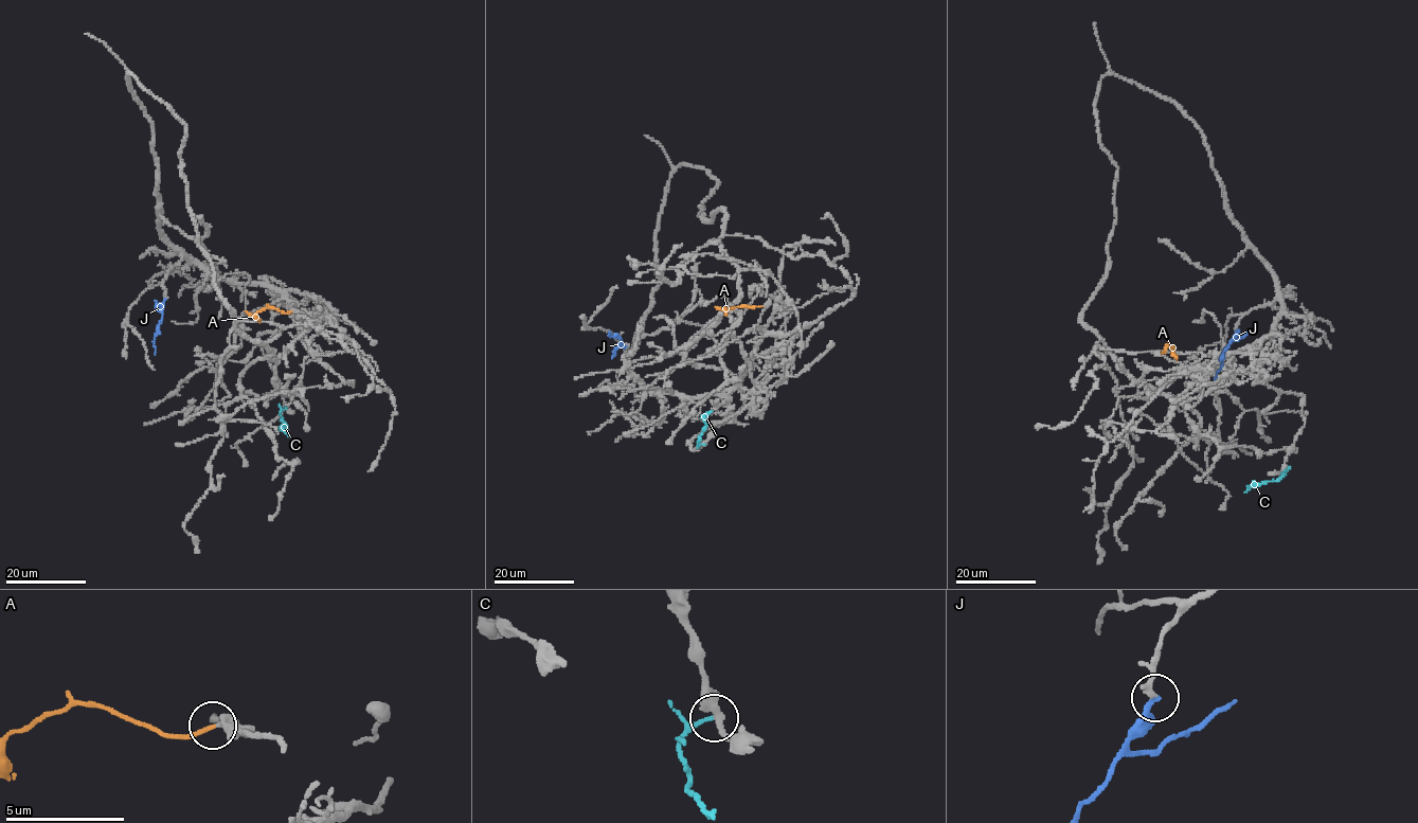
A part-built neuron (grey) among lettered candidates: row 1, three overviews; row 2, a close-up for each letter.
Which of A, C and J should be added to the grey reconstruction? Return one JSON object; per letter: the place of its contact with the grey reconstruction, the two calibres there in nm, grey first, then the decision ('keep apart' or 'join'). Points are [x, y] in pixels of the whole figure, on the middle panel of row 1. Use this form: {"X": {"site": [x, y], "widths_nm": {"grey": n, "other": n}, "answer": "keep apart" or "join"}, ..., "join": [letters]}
{"A": {"site": [763, 306], "widths_nm": {"grey": 300, "other": 170}, "answer": "join"}, "C": {"site": [704, 444], "widths_nm": {"grey": 440, "other": 160}, "answer": "keep apart"}, "J": {"site": [625, 347], "widths_nm": {"grey": 280, "other": 240}, "answer": "join"}, "join": ["A", "J"]}

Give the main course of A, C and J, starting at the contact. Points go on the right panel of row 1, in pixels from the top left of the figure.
A: (1161, 352), (1168, 344), (1173, 352), (1173, 344)
C: (1285, 470), (1278, 479), (1251, 485), (1243, 491)
J: (1237, 331), (1225, 350), (1214, 380)

